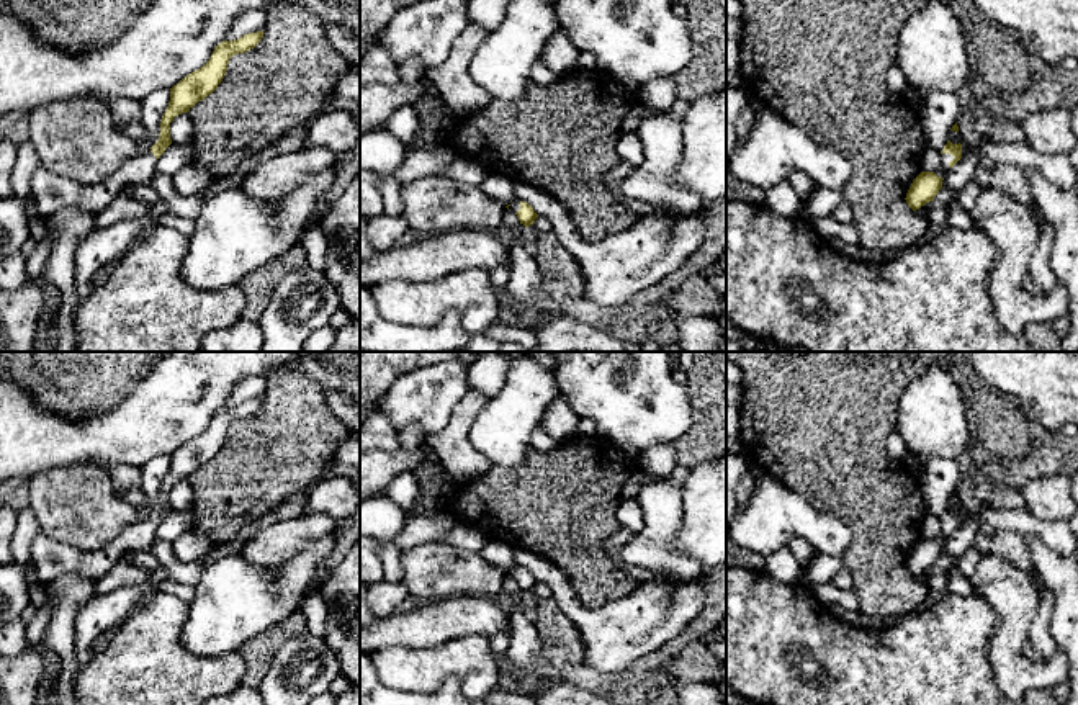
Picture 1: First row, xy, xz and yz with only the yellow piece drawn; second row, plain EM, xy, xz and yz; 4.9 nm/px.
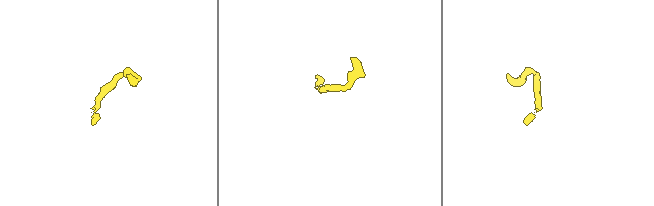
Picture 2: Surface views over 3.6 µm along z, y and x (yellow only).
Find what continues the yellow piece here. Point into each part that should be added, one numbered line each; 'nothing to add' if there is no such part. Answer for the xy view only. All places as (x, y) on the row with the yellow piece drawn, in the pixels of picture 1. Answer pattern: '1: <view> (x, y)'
1: xy (51, 192)

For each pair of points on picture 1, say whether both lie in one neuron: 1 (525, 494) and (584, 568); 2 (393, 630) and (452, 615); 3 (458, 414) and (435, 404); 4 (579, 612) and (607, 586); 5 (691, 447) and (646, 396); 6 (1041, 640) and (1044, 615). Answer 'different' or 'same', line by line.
1: same
2: same
3: different
4: different
5: different
6: same

